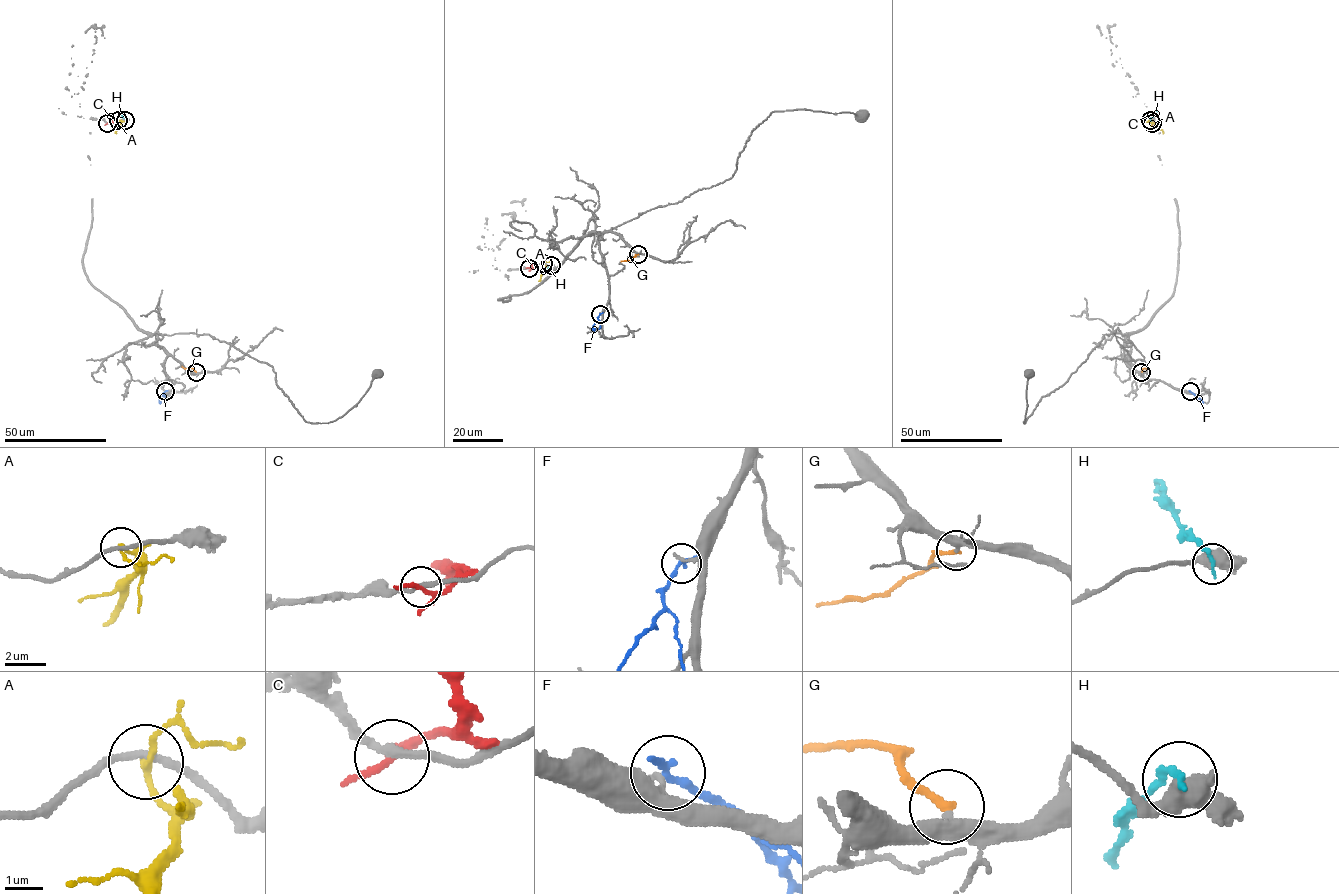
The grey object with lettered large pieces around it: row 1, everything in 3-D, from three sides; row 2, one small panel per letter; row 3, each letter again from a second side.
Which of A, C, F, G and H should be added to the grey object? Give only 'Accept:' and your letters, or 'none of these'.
Accept: G

